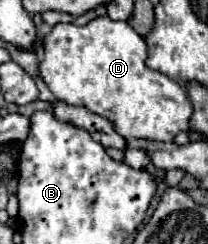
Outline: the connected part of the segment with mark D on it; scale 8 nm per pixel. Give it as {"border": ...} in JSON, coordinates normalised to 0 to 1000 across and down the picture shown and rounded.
{"border":[[[519,66],[452,74],[413,107],[269,98],[212,156],[212,246],[192,311],[269,410],[404,434],[433,459],[548,500],[548,533],[606,574],[712,566],[827,582],[856,541],[913,533],[923,418],[856,336],[721,287],[683,254],[702,172],[615,90],[548,90]]]}

